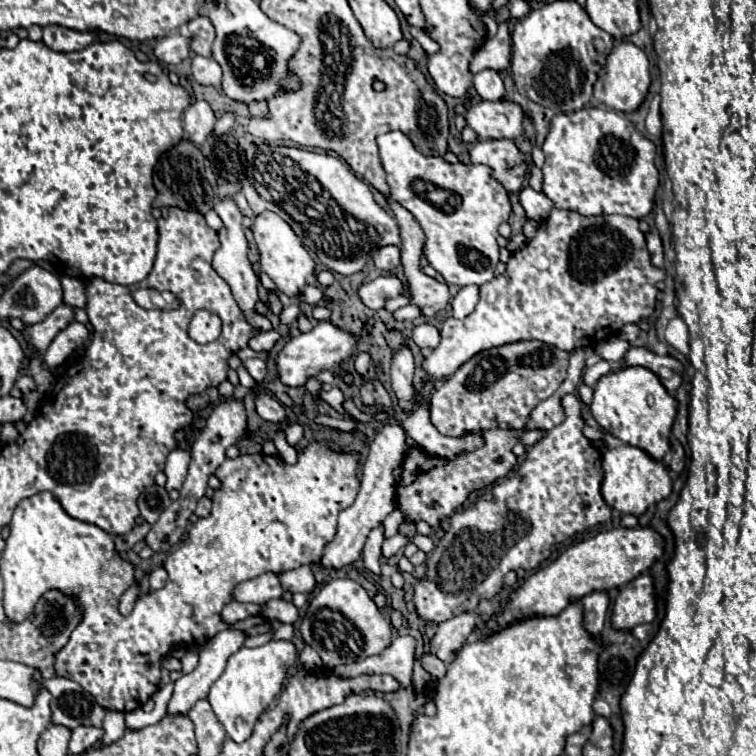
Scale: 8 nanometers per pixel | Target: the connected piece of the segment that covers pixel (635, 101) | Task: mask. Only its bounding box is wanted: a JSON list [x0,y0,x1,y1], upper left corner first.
[594,40,650,114]

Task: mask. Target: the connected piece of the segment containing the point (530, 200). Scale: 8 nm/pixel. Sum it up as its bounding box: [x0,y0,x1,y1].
[520,186,554,222]

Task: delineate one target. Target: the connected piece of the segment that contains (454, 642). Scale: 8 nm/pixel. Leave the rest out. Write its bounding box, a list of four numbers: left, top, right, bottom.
[430,612,480,662]

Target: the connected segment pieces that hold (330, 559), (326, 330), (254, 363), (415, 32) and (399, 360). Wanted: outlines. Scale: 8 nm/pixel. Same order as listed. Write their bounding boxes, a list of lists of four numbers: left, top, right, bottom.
[[318,424,406,570],[276,322,354,386],[244,358,266,384],[409,25,440,54],[392,342,416,412]]

